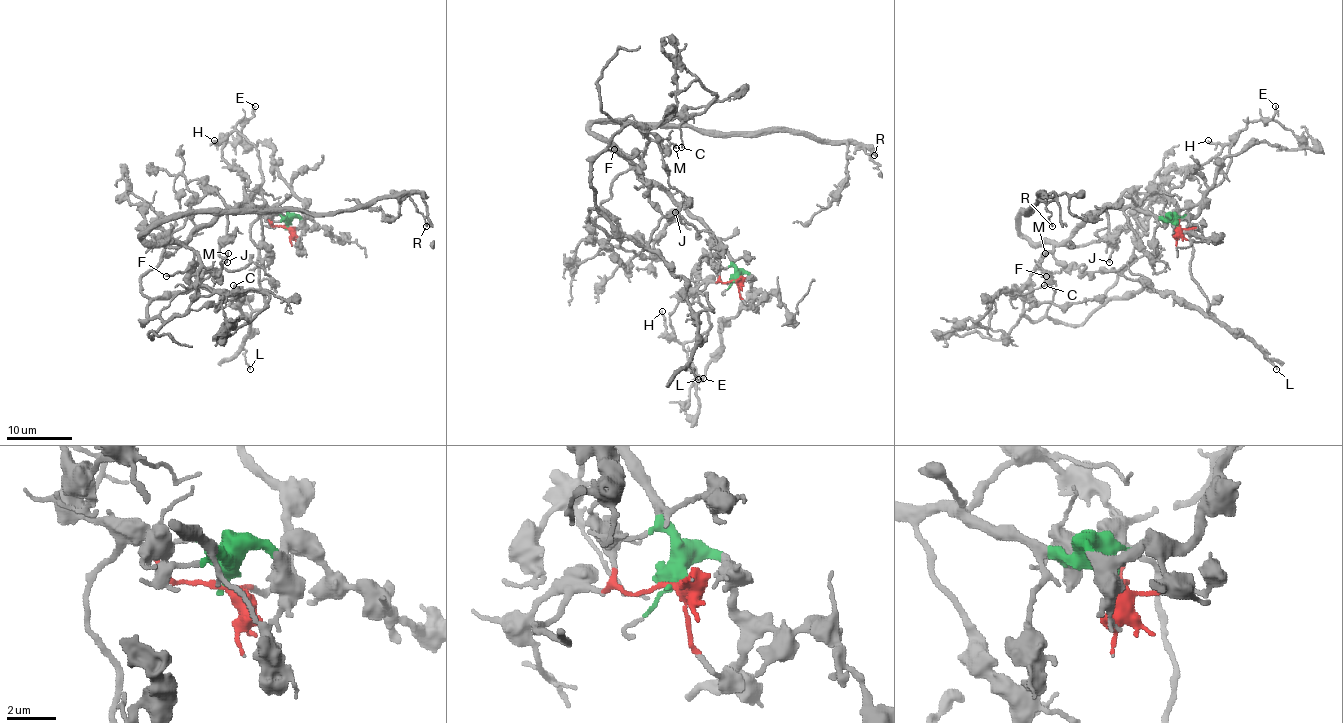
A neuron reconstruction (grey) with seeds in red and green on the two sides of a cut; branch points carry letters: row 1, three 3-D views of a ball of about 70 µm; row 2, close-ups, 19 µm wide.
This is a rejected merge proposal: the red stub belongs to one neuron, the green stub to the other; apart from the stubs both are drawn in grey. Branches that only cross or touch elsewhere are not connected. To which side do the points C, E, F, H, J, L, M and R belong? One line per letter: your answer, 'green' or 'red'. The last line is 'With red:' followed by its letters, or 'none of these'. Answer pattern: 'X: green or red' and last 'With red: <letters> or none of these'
C: green
E: red
F: green
H: red
J: green
L: red
M: green
R: green
With red: E, H, L

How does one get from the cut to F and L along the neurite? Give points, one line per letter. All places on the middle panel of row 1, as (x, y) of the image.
F: (734, 280), (727, 249), (634, 169), (631, 160), (641, 156), (638, 165), (630, 163), (613, 148)
L: (734, 280), (709, 282), (698, 292), (706, 293), (713, 310), (698, 316), (690, 367), (698, 380)

